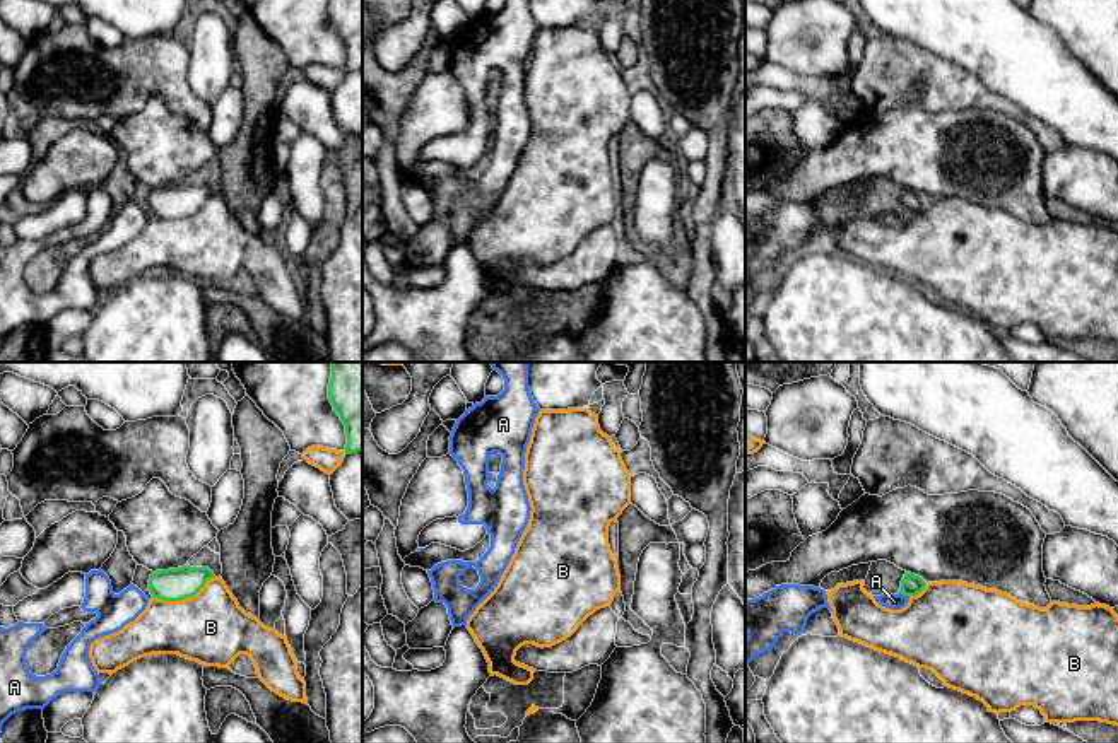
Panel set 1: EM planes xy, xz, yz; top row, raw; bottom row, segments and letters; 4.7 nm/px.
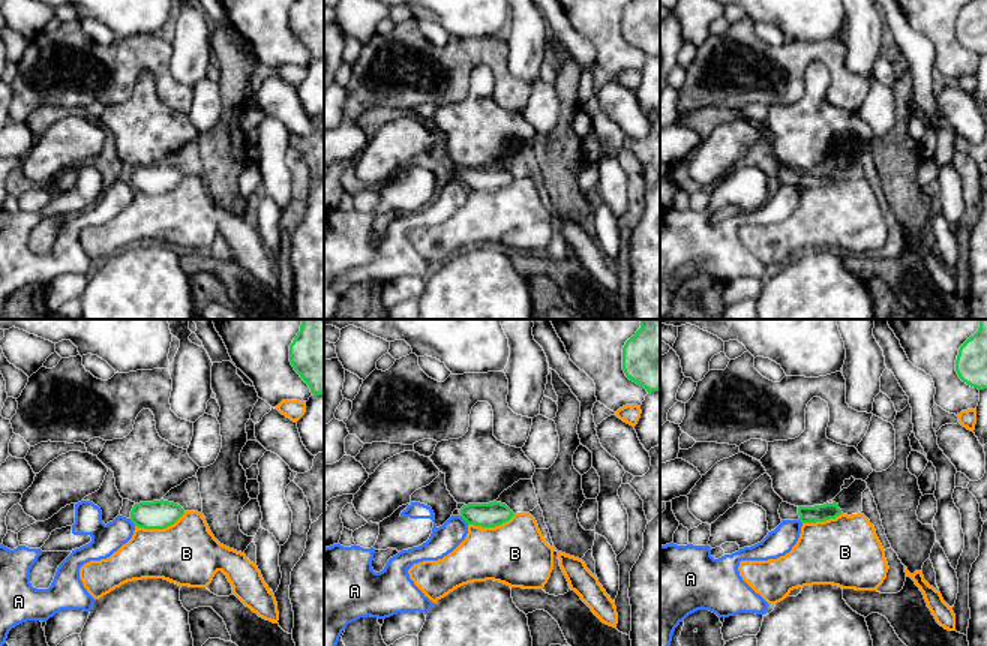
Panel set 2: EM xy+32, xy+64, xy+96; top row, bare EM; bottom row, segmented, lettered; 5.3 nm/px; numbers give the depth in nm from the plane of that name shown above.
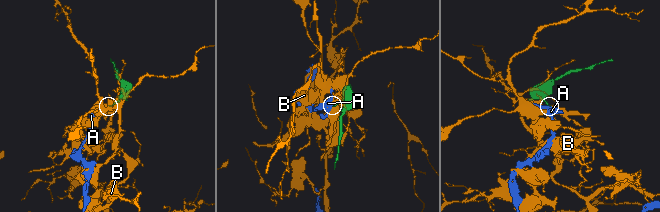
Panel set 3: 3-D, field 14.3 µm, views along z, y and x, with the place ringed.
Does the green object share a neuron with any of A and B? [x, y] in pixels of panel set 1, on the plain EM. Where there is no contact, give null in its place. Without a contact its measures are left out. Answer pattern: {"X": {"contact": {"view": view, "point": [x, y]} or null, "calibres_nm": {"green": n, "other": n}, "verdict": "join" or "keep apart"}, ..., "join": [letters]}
{"A": {"contact": {"view": "yz", "point": [905, 212]}, "calibres_nm": {"green": 100, "other": 80}, "verdict": "keep apart"}, "B": {"contact": {"view": "xy", "point": [183, 216]}, "calibres_nm": {"green": 160, "other": 340}, "verdict": "keep apart"}, "join": []}

